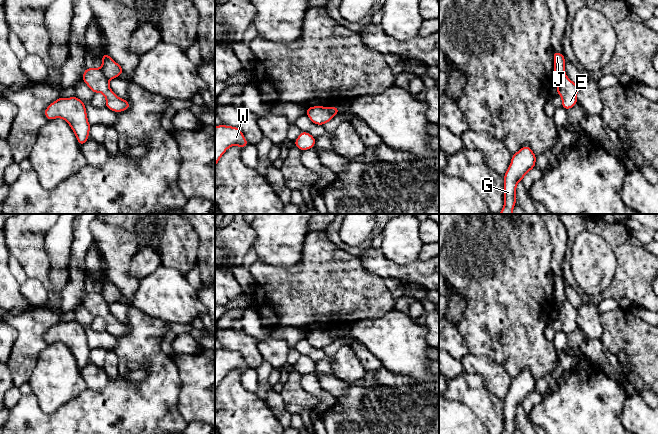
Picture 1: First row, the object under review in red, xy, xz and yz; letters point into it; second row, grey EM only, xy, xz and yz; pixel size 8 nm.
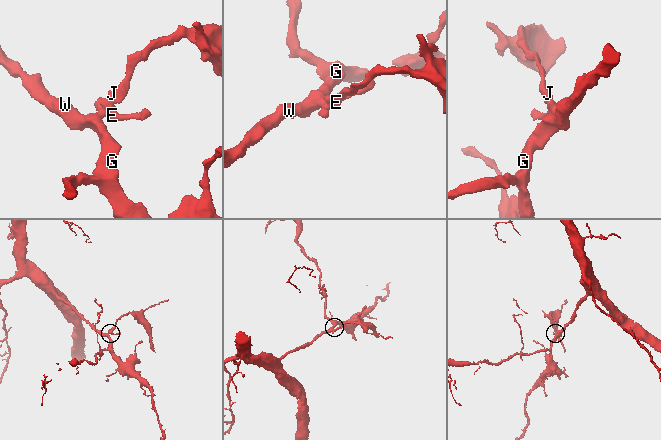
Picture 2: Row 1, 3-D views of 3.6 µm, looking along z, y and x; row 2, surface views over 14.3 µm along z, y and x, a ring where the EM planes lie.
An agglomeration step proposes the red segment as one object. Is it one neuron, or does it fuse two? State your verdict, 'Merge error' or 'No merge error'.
Merge error

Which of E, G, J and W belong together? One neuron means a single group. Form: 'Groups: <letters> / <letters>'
Groups: E G W / J

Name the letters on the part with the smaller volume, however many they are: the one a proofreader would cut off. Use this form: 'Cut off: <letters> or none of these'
Cut off: J

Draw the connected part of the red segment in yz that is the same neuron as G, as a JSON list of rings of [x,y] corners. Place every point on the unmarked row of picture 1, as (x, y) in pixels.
[[[527,369],[512,379],[510,390],[504,397],[504,430],[502,434],[513,434],[517,425],[517,407],[535,392],[536,382],[534,376]]]

